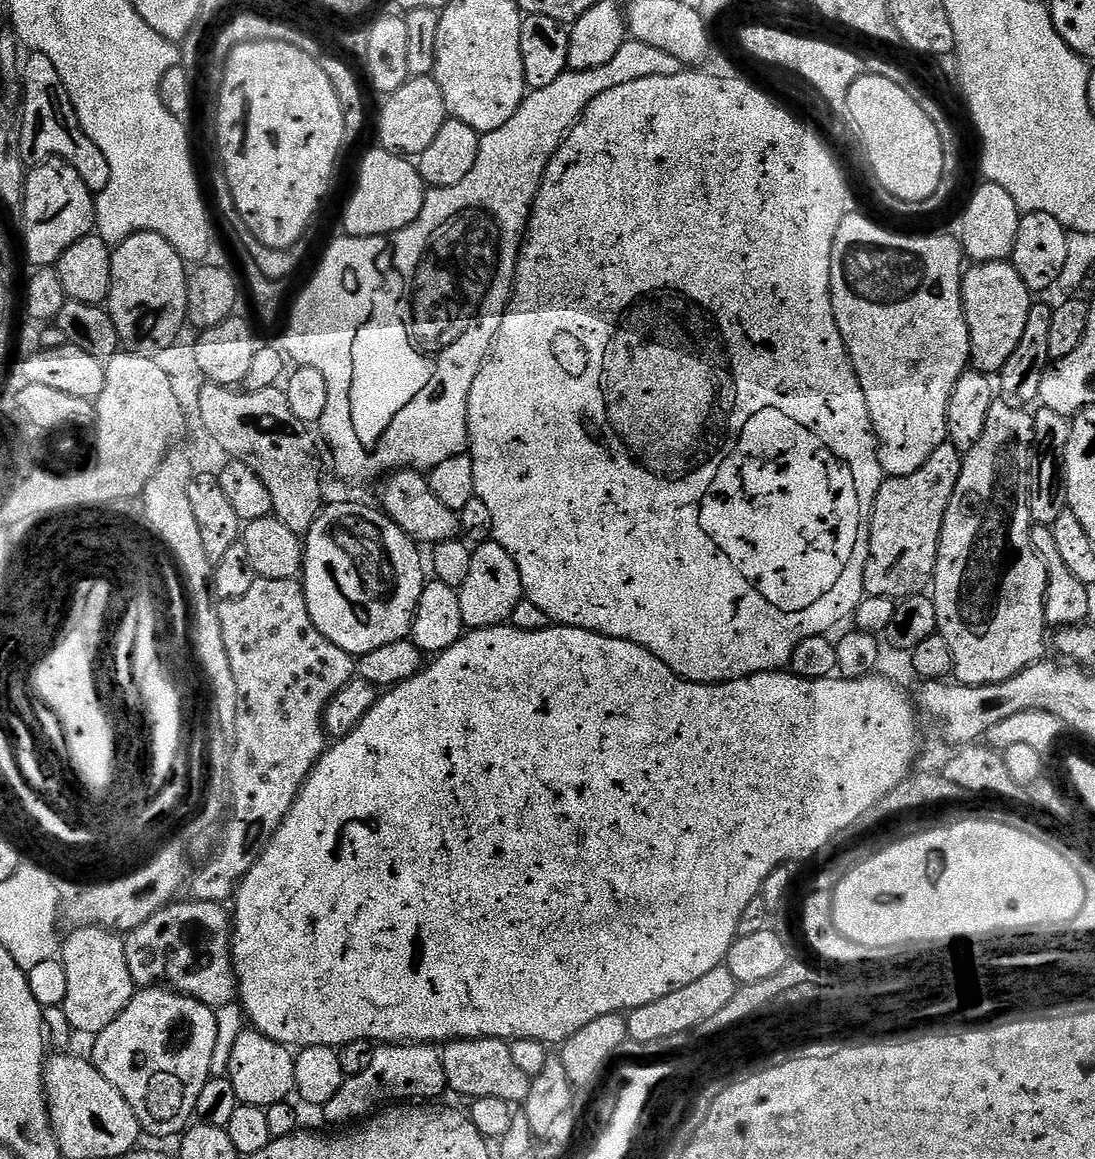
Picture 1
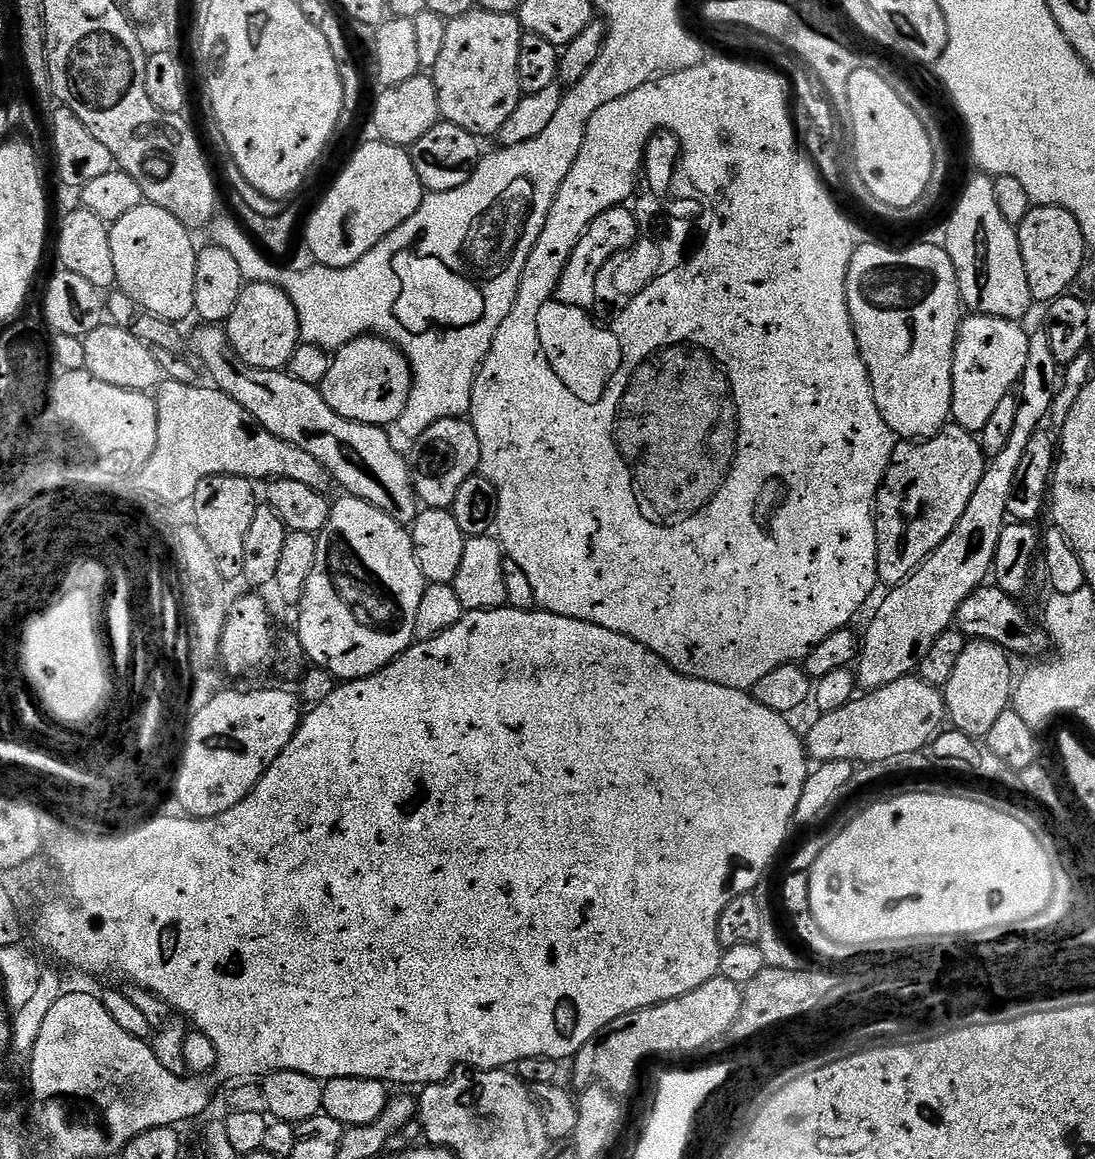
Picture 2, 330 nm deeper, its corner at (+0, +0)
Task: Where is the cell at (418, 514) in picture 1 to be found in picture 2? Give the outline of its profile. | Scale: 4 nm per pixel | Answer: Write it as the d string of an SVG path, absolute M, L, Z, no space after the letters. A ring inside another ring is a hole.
M200 326L200 329L192 336L192 348L196 351L196 356L198 359L204 363L202 365L203 371L208 371L212 375L211 383L215 387L219 388L220 391L226 393L230 398L234 398L234 402L238 402L238 406L242 406L242 410L246 410L246 414L250 414L254 419L259 422L265 430L270 434L274 434L278 438L282 438L286 442L290 442L294 446L298 446L302 450L306 450L306 454L311 454L314 458L318 458L318 462L322 462L322 466L328 471L328 475L332 477L333 481L337 485L341 484L344 487L343 491L350 496L356 496L359 500L365 500L370 502L370 506L374 506L378 510L382 510L390 518L394 518L399 524L410 526L414 521L416 521L416 513L418 511L418 501L416 499L416 491L412 485L412 469L410 467L409 461L404 461L404 456L399 452L398 449L392 445L392 440L387 436L385 429L383 427L377 426L375 424L363 424L362 422L350 422L346 418L342 418L338 414L334 414L334 410L330 410L330 406L326 406L326 402L322 398L319 387L314 384L307 384L306 382L298 382L298 378L288 375L287 371L277 370L275 368L255 368L250 366L247 362L240 357L239 354L234 350L234 346L228 341L227 331L220 326Z

